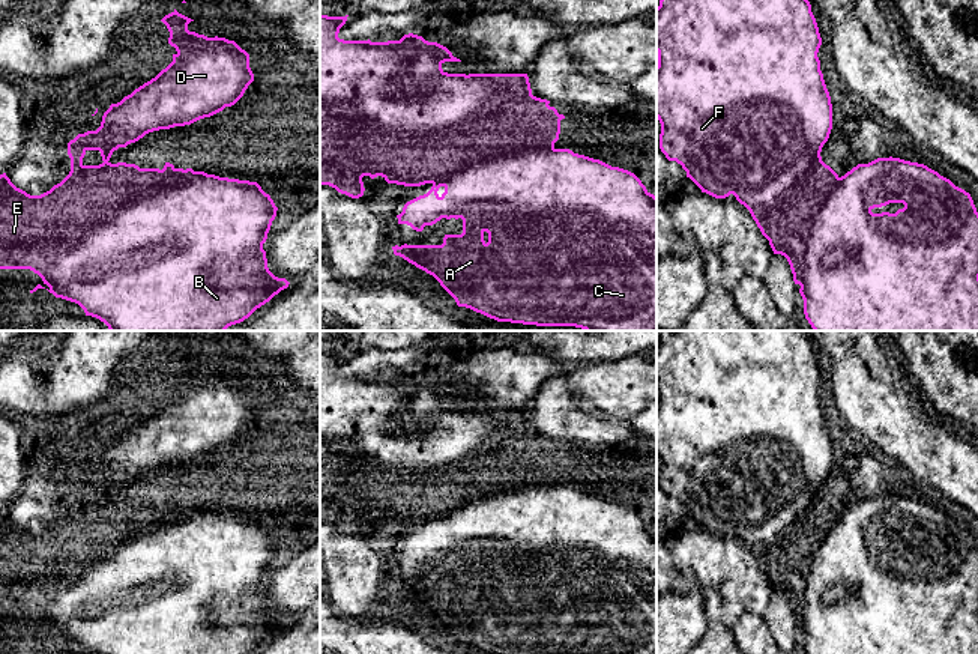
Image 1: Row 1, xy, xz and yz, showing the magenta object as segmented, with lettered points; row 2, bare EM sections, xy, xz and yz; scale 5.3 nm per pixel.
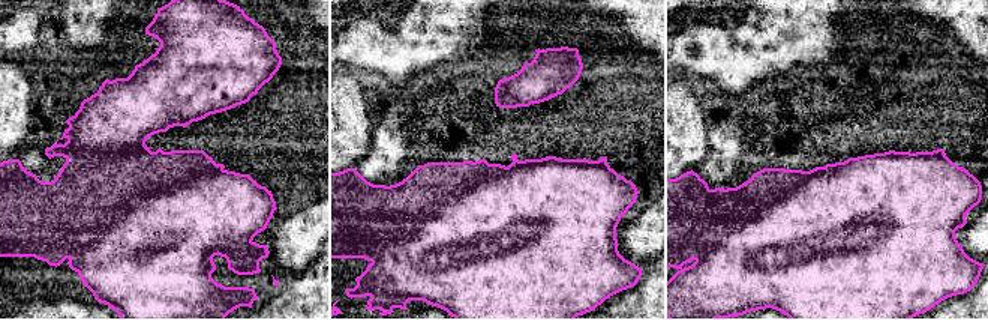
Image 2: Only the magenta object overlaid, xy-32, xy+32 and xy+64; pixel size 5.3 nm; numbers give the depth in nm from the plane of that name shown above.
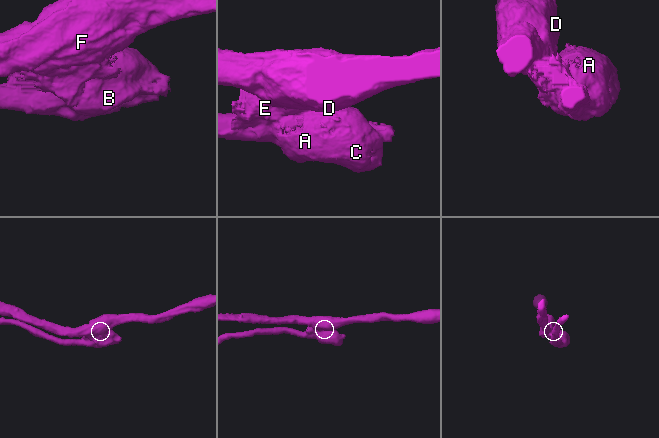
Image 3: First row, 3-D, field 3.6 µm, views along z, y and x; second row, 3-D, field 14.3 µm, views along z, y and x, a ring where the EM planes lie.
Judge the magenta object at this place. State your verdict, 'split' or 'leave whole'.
split

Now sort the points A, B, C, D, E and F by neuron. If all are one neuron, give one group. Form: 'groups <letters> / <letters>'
groups A B C / D E F

